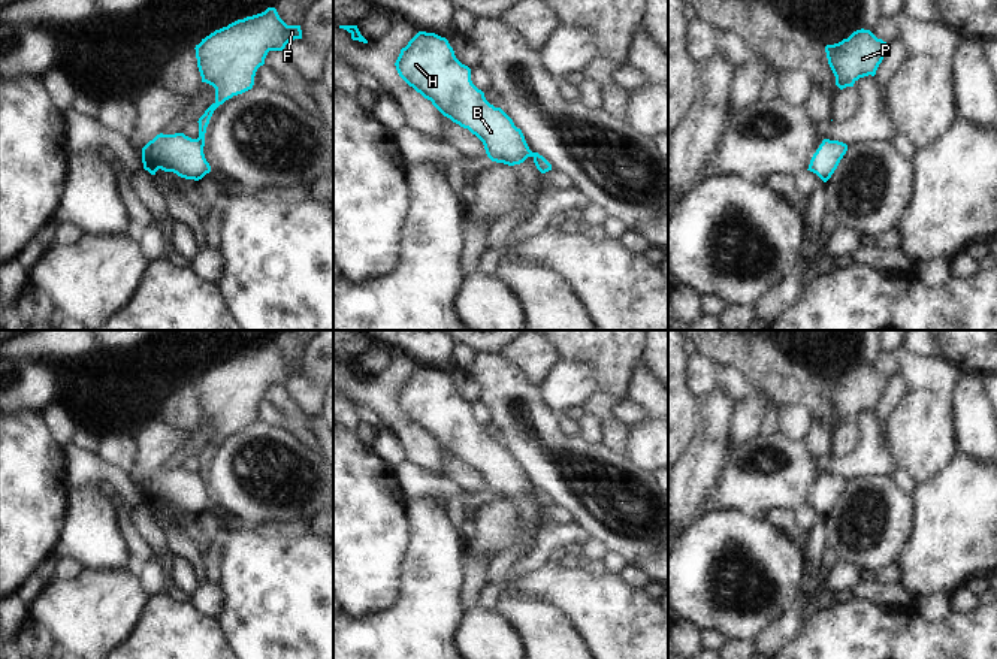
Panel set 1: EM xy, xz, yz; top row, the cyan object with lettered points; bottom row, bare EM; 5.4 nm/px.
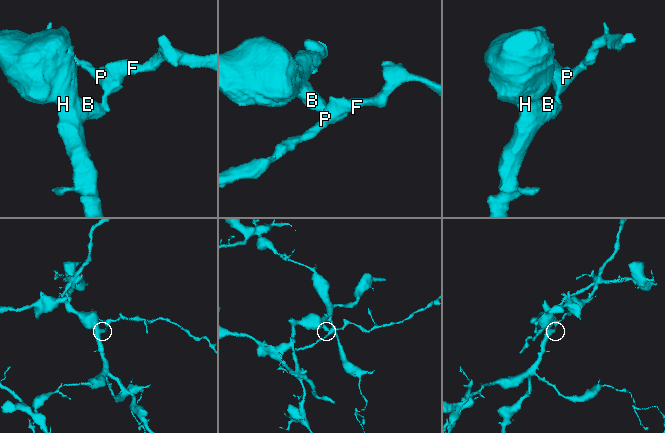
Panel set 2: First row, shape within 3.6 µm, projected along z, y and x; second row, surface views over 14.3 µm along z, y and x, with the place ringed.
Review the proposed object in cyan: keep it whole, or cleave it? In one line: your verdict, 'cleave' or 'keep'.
cleave

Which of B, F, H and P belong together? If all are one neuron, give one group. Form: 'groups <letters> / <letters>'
groups B H / F P

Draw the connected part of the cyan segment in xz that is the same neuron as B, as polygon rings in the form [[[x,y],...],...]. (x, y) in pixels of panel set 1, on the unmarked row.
[[[419,366],[401,384],[395,400],[444,451],[475,469],[492,496],[514,501],[532,492],[522,465],[486,435],[471,415],[471,403],[456,393],[445,372]]]

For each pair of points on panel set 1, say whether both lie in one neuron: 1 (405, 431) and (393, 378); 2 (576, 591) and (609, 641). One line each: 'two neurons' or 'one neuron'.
1: one neuron
2: one neuron

